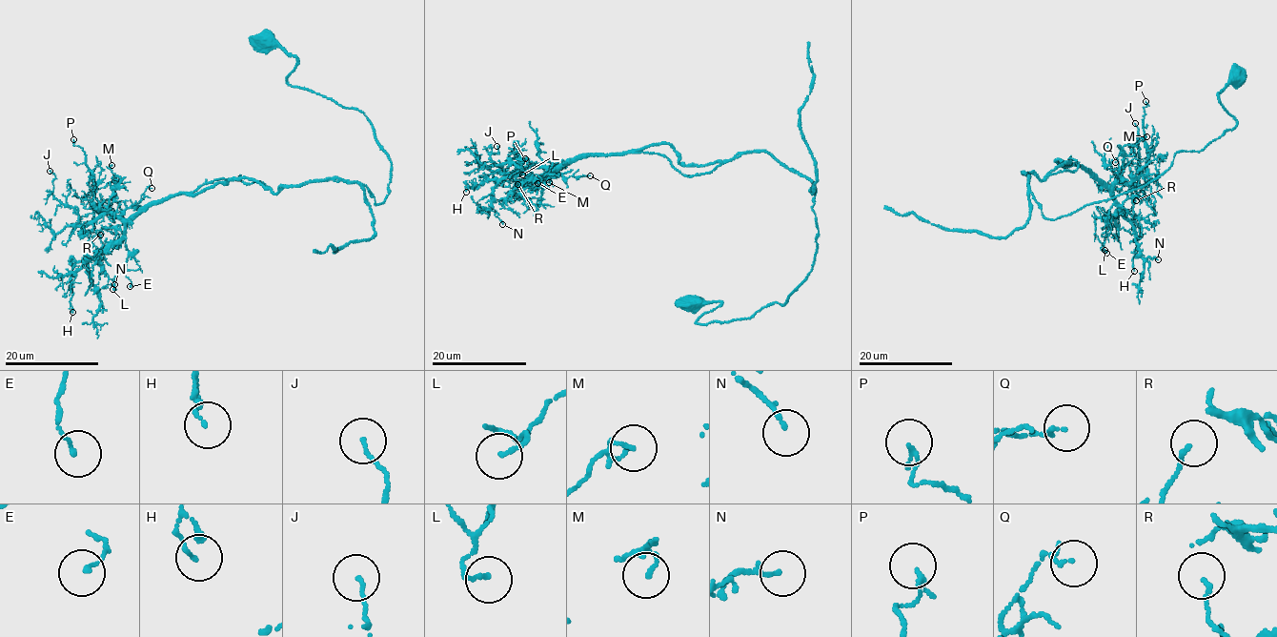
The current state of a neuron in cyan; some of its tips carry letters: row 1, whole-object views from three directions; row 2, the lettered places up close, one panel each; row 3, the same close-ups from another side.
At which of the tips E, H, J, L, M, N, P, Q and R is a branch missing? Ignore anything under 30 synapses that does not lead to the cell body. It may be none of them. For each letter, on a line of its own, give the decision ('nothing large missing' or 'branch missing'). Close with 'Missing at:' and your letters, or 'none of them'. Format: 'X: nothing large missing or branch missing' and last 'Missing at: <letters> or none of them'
E: nothing large missing
H: nothing large missing
J: nothing large missing
L: nothing large missing
M: nothing large missing
N: nothing large missing
P: nothing large missing
Q: nothing large missing
R: nothing large missing
Missing at: none of them

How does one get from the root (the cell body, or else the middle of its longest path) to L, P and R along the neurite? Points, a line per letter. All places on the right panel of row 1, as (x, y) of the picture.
L: (1239, 74), (1218, 94), (1235, 127), (1142, 187), (1050, 219), (1023, 174), (1087, 169), (1121, 207), (1104, 250)
P: (1239, 74), (1218, 94), (1230, 130), (1044, 217), (1024, 172), (1146, 173), (1145, 101)
R: (1239, 74), (1218, 94), (1235, 127), (1142, 187), (1050, 219), (1022, 174), (1070, 158), (1136, 200)

